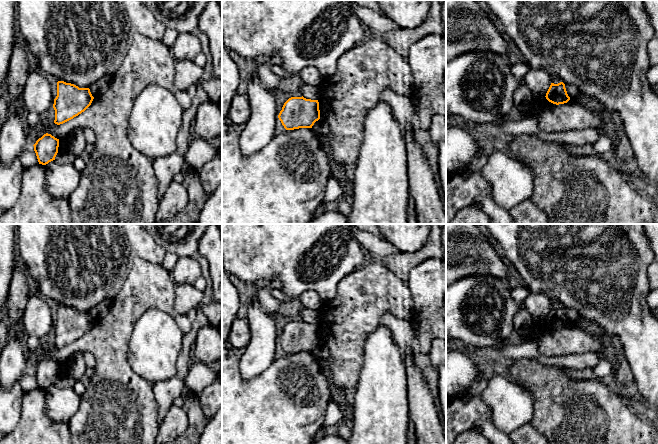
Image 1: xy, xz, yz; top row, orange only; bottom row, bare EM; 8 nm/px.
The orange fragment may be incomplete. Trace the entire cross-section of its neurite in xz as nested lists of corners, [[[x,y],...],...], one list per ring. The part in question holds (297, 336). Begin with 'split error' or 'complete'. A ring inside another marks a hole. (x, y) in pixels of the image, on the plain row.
complete | [[[291,321],[283,329],[278,339],[286,354],[312,352],[320,343],[318,324],[302,321]]]

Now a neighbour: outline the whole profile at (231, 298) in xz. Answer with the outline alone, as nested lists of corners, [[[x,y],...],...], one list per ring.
[[[222,262],[222,342],[228,340],[232,323],[237,319],[242,294],[230,281]]]

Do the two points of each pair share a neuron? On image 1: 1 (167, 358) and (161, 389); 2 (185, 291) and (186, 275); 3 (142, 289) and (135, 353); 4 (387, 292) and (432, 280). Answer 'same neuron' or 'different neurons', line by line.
1: different neurons
2: different neurons
3: different neurons
4: different neurons

